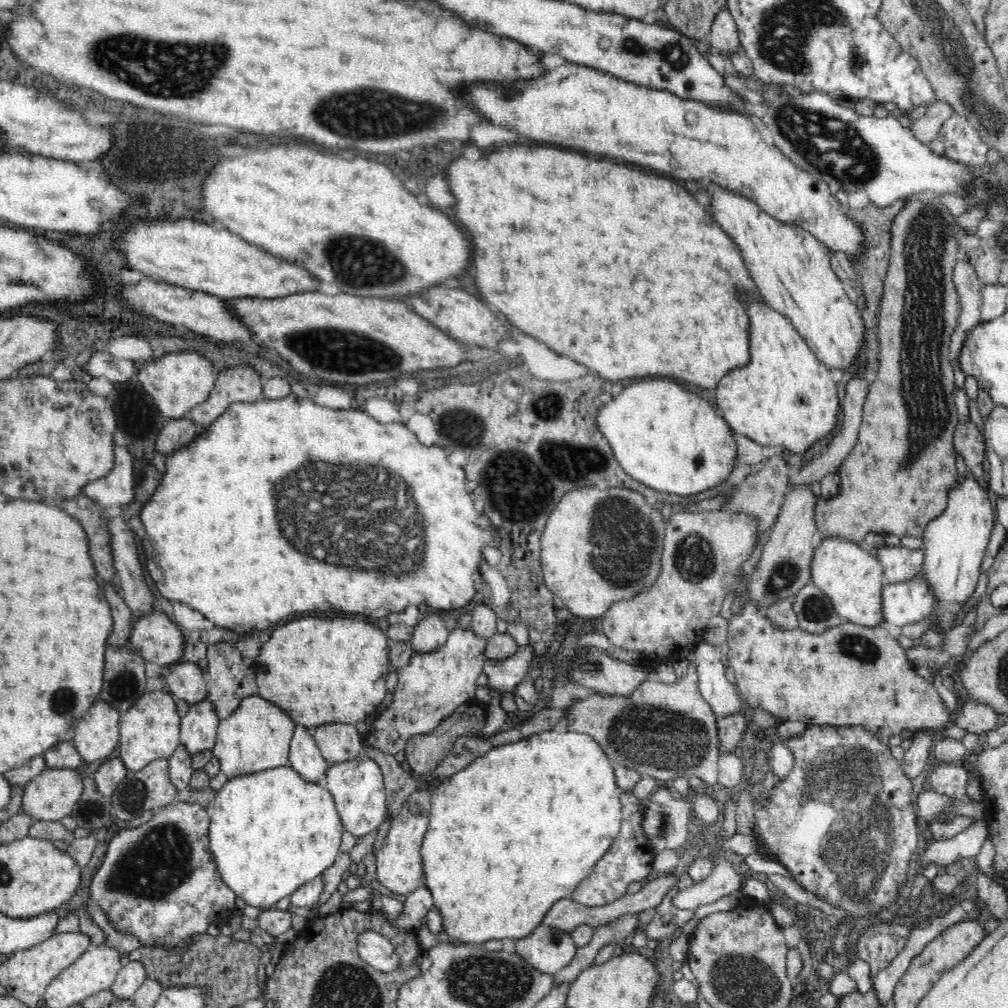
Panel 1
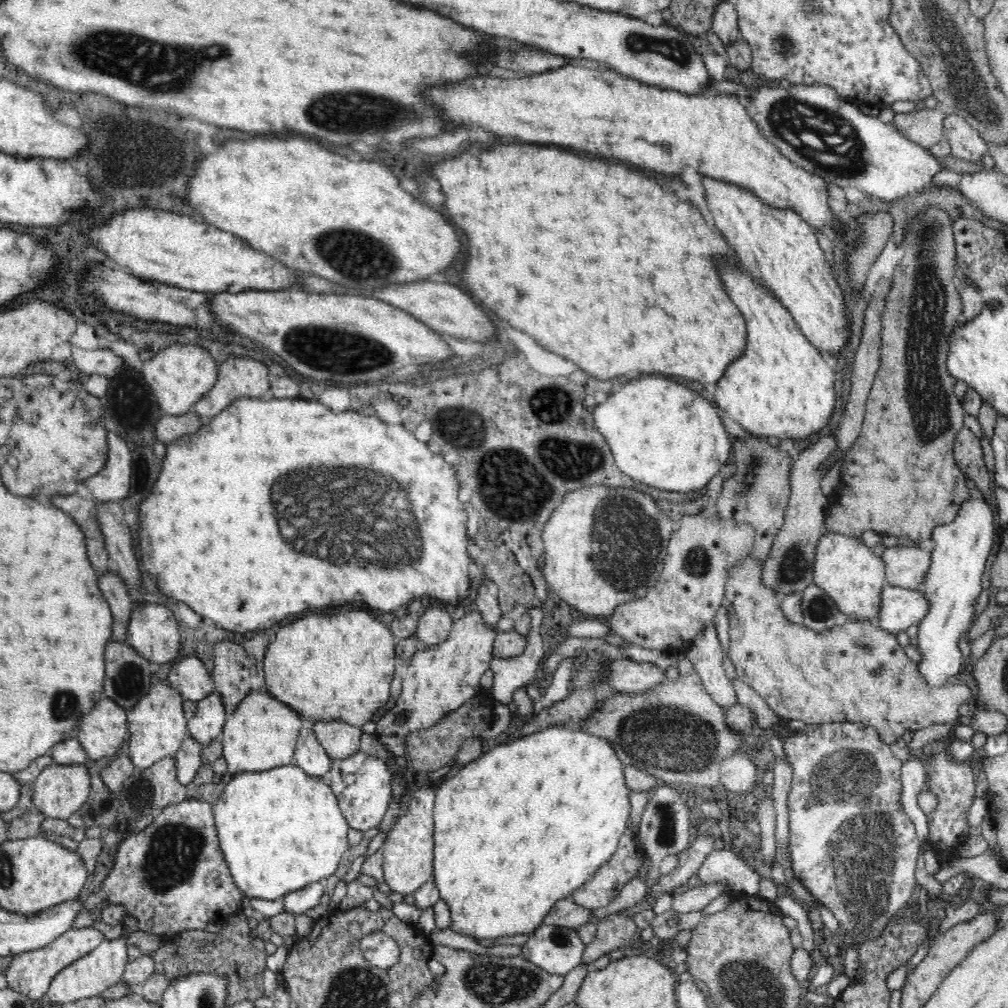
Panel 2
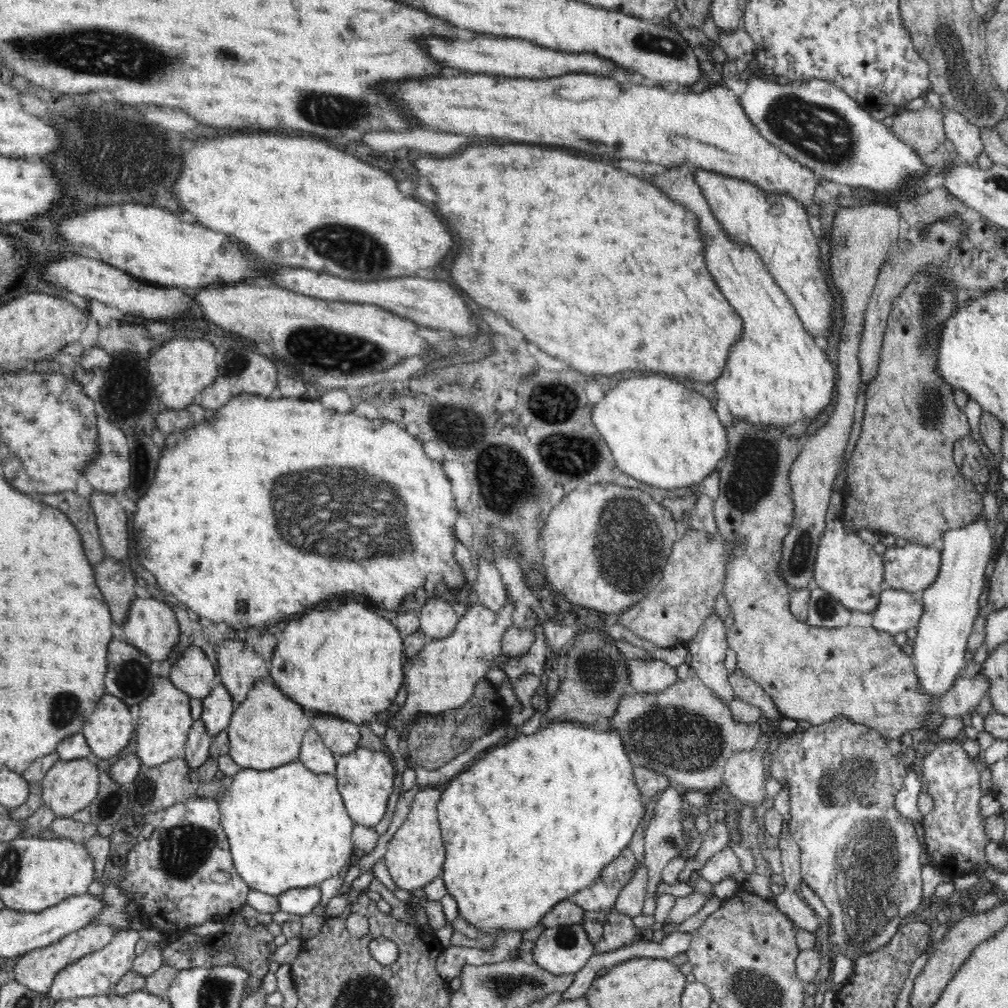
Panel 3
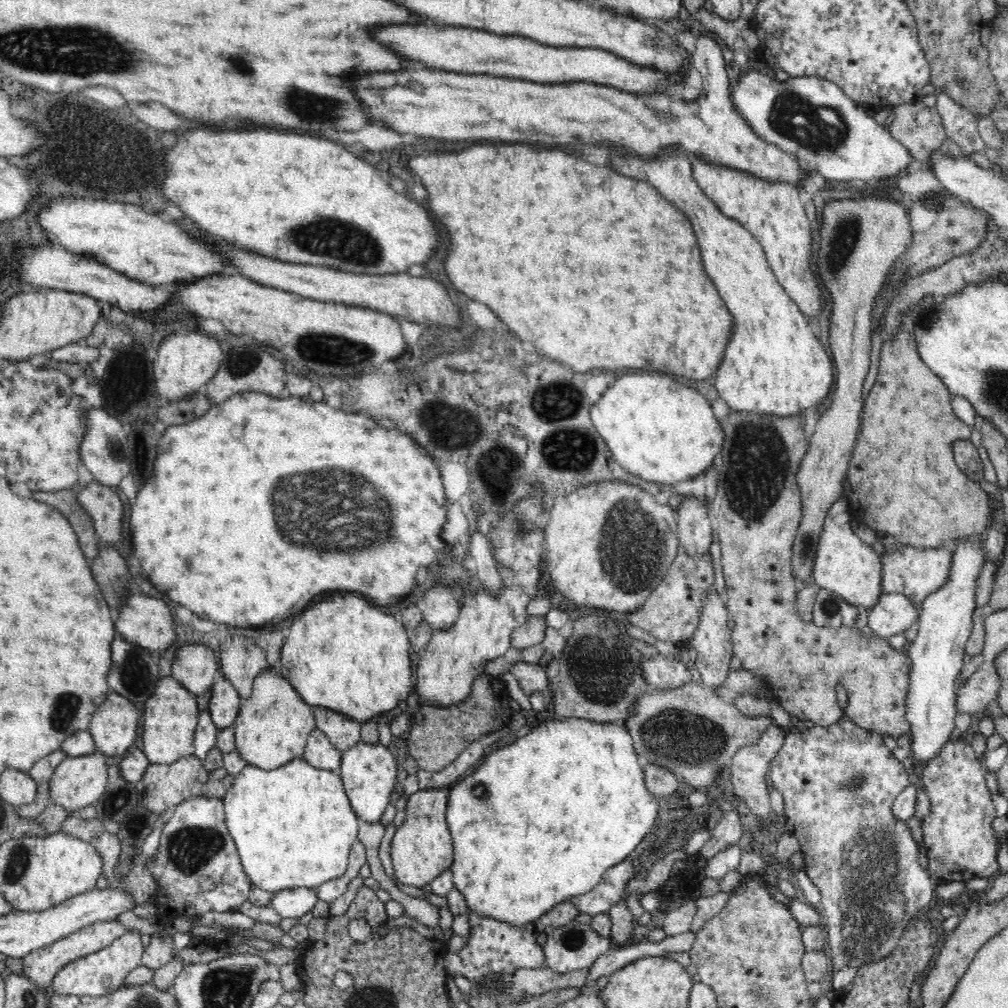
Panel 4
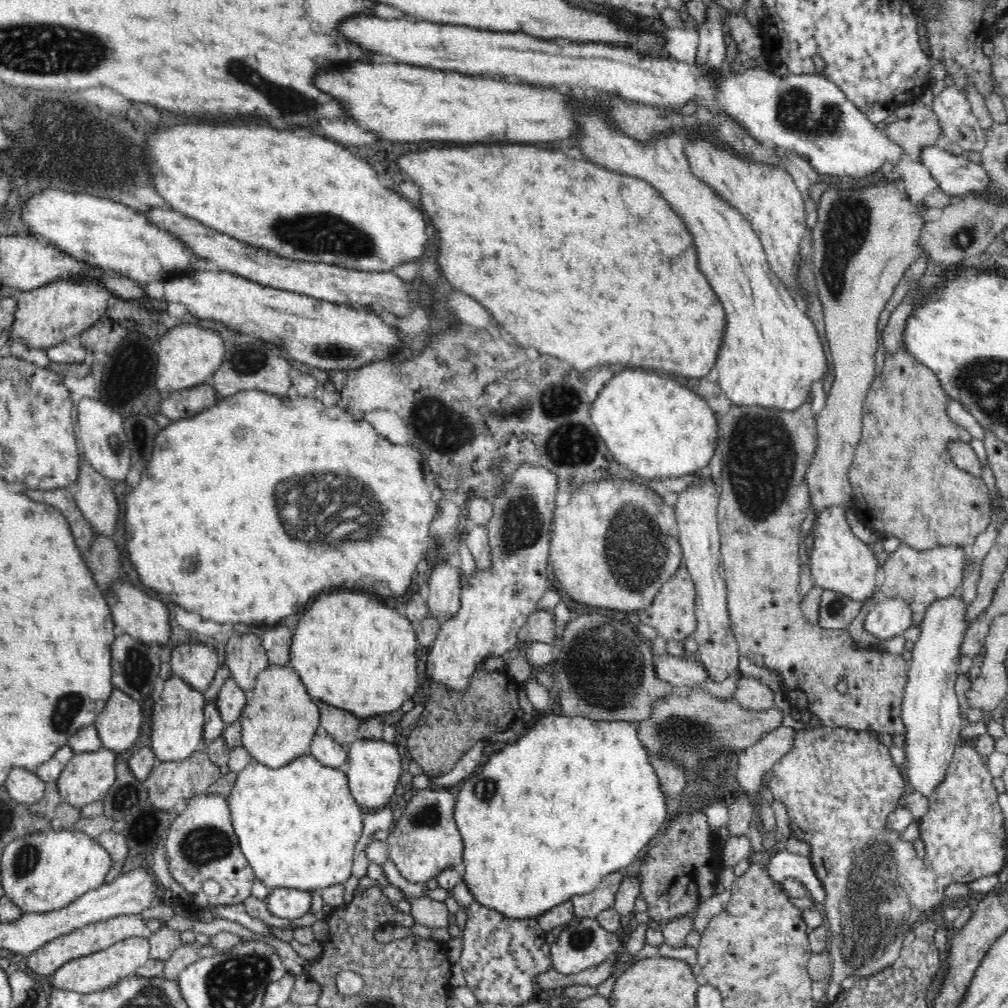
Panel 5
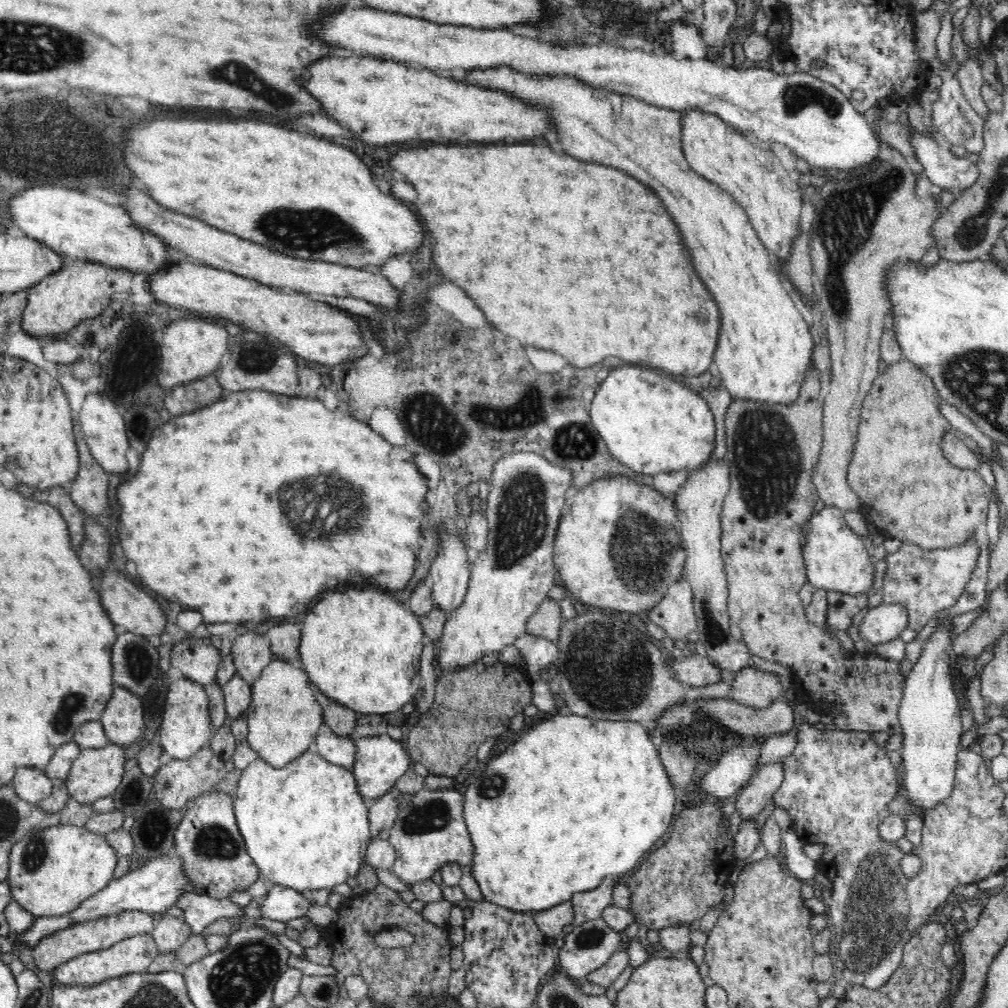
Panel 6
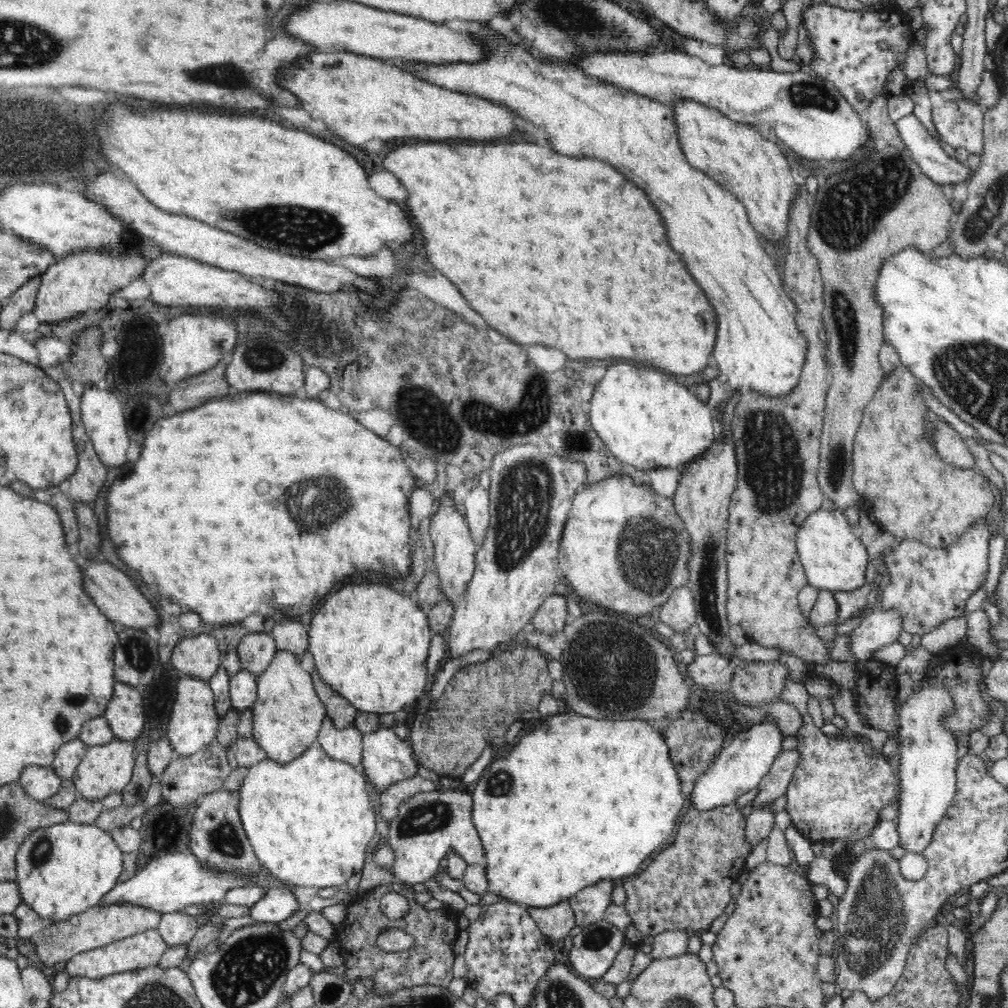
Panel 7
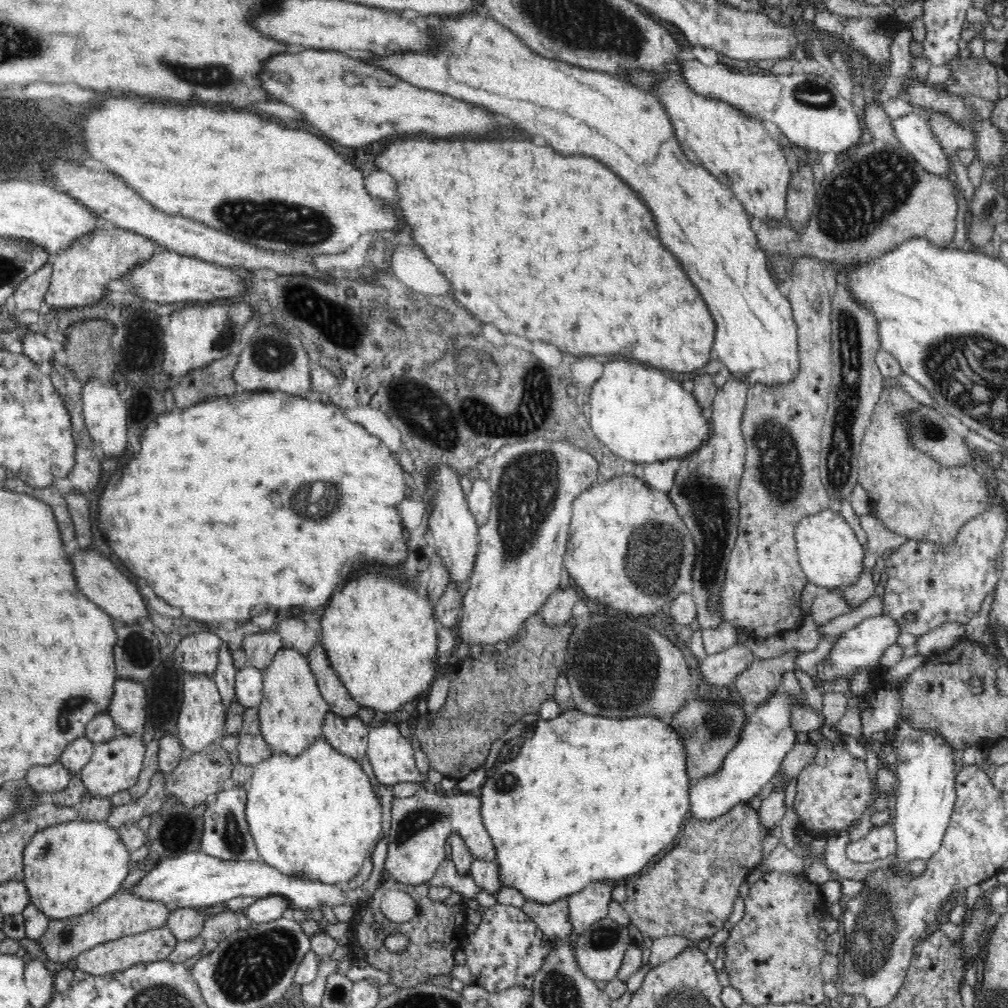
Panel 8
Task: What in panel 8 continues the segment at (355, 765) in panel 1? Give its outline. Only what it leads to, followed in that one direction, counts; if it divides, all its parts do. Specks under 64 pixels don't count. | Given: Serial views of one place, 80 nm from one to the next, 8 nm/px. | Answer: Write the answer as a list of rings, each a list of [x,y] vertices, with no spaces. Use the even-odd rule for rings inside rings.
[[[392,720],[370,727],[366,754],[376,780],[384,784],[384,791],[399,782],[427,780],[416,767],[410,738],[402,736],[398,724]]]

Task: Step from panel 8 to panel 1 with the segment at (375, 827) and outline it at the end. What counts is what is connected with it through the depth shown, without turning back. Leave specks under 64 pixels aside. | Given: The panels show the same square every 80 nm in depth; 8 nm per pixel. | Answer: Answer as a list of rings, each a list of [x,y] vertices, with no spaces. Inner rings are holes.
[[[292,767],[271,768],[231,777],[212,795],[206,809],[210,815],[208,847],[216,861],[218,874],[236,896],[260,910],[274,907],[278,900],[290,896],[312,878],[322,875],[334,864],[338,853],[346,849],[342,840],[345,828],[332,793],[323,783],[305,781]]]

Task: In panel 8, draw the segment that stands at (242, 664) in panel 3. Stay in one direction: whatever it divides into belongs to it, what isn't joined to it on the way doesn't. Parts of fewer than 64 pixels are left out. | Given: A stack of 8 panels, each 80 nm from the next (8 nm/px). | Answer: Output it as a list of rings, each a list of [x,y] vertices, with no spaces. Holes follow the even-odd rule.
[[[274,629],[252,635],[242,633],[241,646],[248,655],[247,666],[264,670],[281,649],[282,640]]]

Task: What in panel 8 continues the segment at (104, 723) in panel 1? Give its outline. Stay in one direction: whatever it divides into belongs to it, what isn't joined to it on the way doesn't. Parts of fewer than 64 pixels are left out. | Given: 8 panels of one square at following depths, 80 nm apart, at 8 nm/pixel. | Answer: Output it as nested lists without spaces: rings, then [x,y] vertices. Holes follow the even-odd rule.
[[[118,678],[108,708],[120,734],[136,734],[143,730],[146,720],[147,693],[140,681]]]

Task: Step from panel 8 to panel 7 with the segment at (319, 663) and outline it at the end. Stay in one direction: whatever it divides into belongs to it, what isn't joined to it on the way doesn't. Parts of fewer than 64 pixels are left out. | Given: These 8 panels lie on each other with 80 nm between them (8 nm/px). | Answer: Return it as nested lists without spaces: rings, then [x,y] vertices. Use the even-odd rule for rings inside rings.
[[[313,669],[311,676],[313,677],[313,685],[317,696],[325,705],[327,715],[332,719],[336,728],[343,729],[350,723],[354,723],[359,711],[346,698],[339,696],[338,691],[330,689],[330,685],[326,681],[320,679],[318,669]]]

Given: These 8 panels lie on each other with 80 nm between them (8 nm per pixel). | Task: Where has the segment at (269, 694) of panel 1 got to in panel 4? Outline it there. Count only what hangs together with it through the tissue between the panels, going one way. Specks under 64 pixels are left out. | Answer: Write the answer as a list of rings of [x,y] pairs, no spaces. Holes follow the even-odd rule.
[[[346,594],[320,600],[310,610],[302,612],[298,620],[292,622],[285,644],[280,650],[277,669],[312,708],[328,708],[362,723],[377,719],[378,714],[393,710],[398,707],[399,702],[407,700],[410,694],[413,694],[415,656],[410,645],[409,631],[402,622],[397,622],[392,615],[382,612],[366,598]]]

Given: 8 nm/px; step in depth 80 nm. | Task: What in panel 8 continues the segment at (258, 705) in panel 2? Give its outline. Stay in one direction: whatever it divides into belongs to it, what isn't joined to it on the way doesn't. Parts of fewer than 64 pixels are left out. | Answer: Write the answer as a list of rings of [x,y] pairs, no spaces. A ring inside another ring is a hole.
[[[281,648],[262,671],[263,698],[257,707],[260,733],[273,753],[298,756],[322,737],[324,718],[330,706],[318,689],[307,655],[294,649]]]

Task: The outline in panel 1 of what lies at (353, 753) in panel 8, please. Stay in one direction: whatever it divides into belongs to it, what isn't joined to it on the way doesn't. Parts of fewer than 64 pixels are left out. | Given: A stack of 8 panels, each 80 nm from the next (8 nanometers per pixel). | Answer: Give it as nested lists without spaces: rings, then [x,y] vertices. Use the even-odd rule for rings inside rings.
[[[298,723],[290,740],[290,767],[294,768],[300,777],[311,783],[322,783],[330,764],[322,757],[318,745],[312,736],[312,730]]]

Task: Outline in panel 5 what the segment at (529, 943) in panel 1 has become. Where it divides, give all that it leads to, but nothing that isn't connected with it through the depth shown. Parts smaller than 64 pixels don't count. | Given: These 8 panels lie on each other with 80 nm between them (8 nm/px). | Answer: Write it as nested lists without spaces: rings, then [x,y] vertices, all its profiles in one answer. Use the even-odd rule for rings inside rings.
[[[582,919],[579,924],[572,922],[571,925],[559,929],[556,937],[556,942],[548,946],[552,957],[551,968],[566,975],[578,974],[582,970],[598,966],[610,959],[620,948],[618,936],[604,930],[596,919]]]

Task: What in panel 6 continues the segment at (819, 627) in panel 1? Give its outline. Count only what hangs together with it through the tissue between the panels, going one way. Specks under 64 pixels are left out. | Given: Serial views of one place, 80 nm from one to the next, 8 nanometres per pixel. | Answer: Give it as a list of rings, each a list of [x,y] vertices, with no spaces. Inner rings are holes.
[[[835,591],[827,592],[828,611],[826,623],[832,629],[848,630],[852,625],[852,617],[867,606],[867,594],[851,596]]]

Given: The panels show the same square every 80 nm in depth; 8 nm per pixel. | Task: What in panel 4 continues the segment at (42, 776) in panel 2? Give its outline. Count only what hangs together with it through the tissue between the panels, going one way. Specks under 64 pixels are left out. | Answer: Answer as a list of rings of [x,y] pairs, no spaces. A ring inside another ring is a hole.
[[[98,752],[77,756],[66,757],[55,768],[52,778],[48,782],[48,793],[52,797],[53,804],[60,805],[68,811],[68,814],[75,816],[77,811],[88,805],[94,805],[102,796],[105,784],[108,782],[108,766],[106,765],[106,755]]]

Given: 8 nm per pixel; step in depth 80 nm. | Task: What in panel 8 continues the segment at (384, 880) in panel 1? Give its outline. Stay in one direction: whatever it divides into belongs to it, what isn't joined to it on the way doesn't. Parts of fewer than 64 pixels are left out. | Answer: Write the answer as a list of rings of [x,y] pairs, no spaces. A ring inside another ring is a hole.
[[[423,785],[414,796],[392,798],[391,803],[388,853],[383,867],[389,878],[402,884],[422,886],[436,874],[445,859],[445,846],[450,844],[450,837],[454,834],[463,838],[474,860],[494,861],[496,848],[482,823],[482,801],[477,793],[456,790],[439,796],[434,789],[428,791]]]

